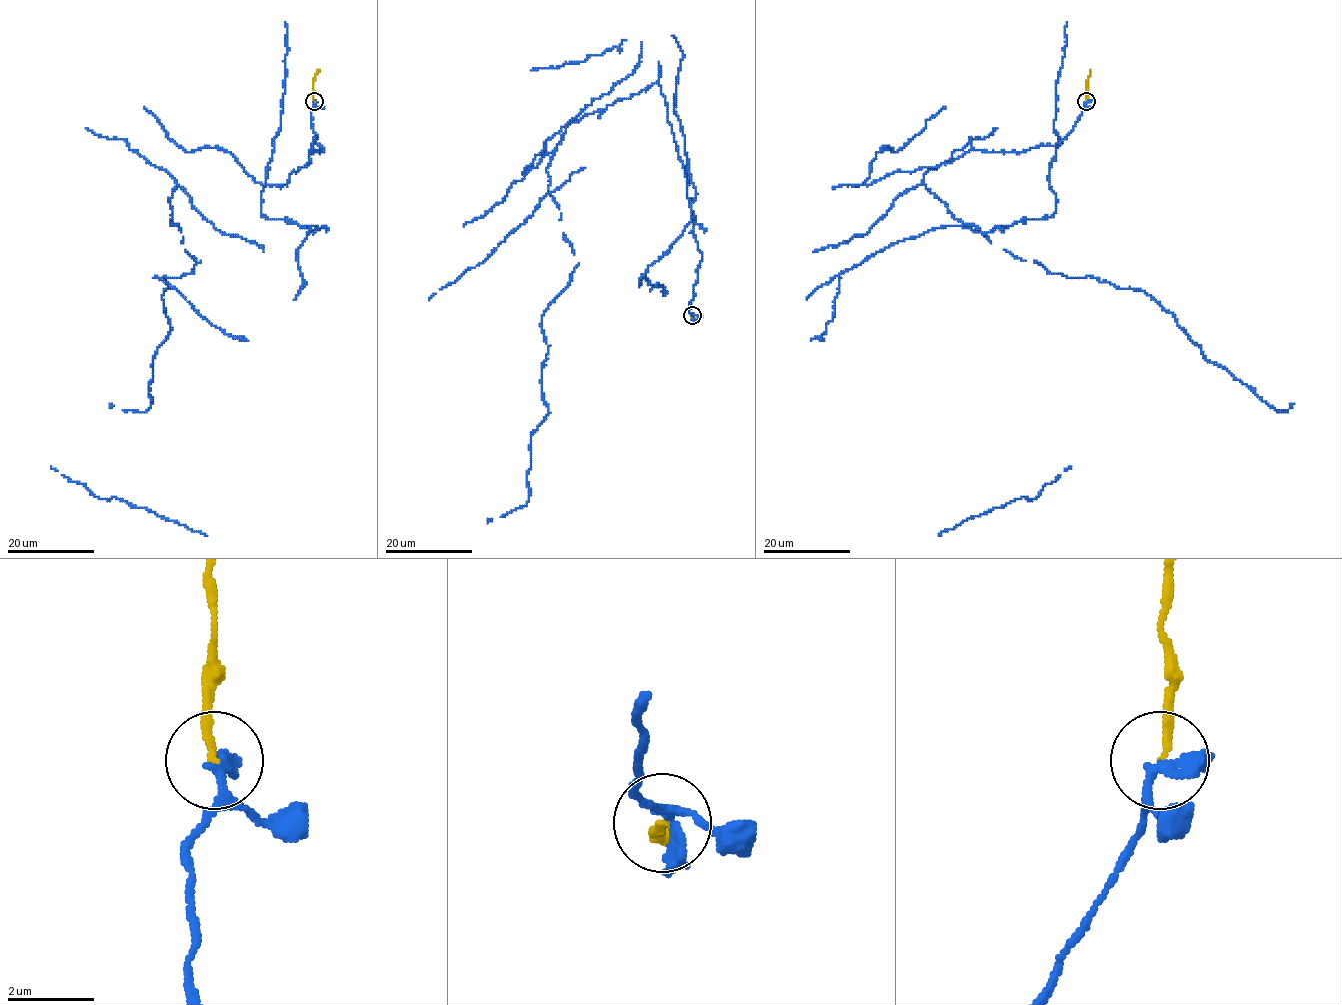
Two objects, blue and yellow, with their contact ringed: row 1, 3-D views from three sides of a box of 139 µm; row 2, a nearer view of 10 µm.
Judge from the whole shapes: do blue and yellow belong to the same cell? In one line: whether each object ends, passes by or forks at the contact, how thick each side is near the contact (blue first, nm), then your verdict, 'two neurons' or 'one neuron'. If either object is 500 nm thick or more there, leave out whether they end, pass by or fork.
blue passes by; yellow ends; calibres 220 and 190 nm; one neuron

